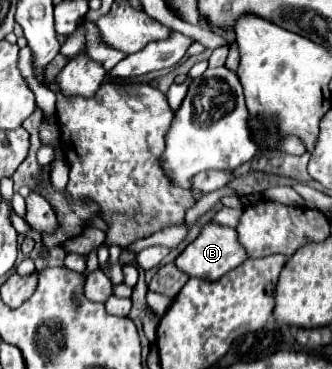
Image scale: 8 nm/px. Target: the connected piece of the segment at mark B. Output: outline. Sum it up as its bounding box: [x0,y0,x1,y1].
[174,223,246,281]

